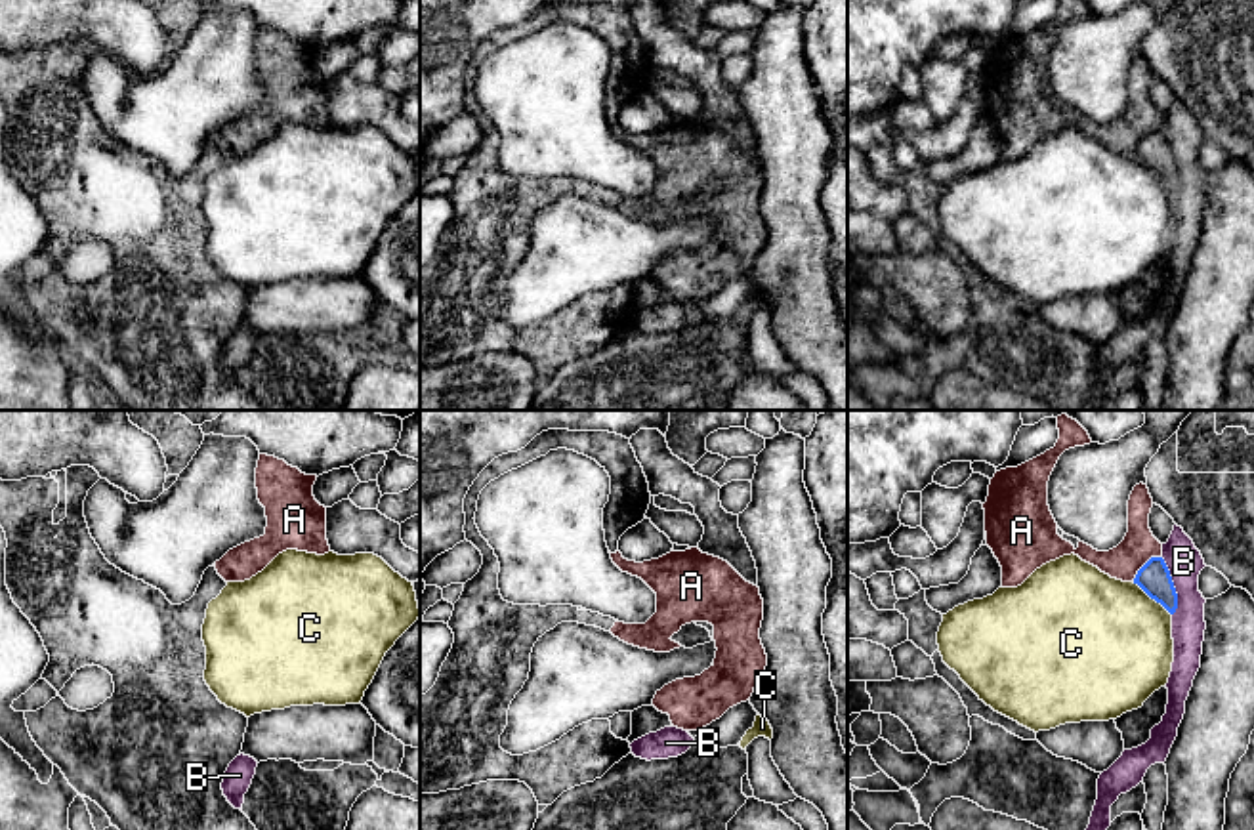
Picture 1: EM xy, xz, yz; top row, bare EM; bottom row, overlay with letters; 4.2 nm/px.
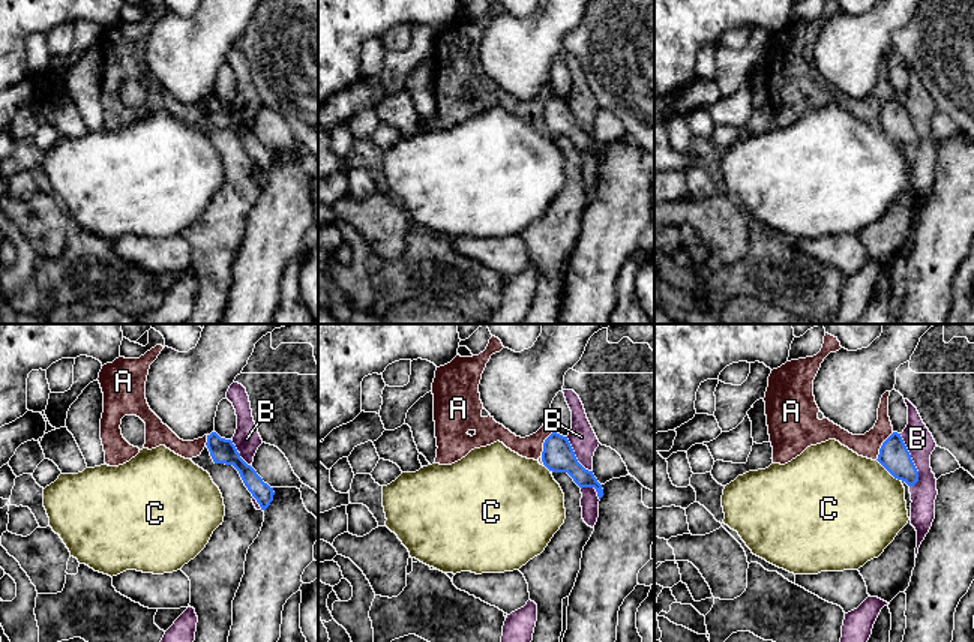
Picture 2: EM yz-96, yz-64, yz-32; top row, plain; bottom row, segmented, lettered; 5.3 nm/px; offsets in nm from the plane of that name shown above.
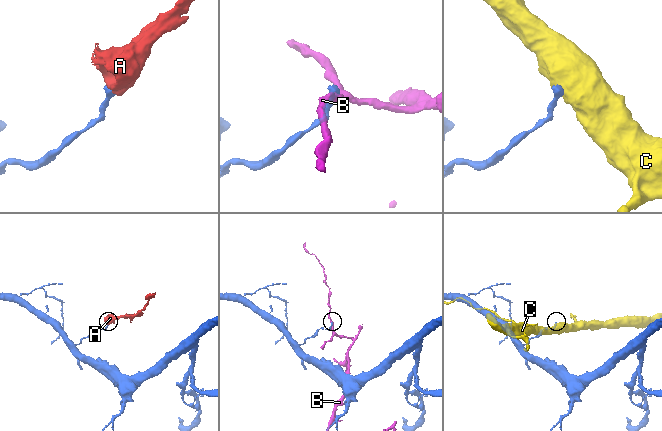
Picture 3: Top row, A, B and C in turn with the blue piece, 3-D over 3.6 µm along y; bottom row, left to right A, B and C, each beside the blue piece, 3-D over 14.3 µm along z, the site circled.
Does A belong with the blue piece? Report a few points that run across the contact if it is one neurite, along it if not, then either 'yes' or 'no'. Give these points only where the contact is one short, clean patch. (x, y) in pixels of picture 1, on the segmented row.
yz (1161, 556), (1153, 556), (1132, 580) | no

